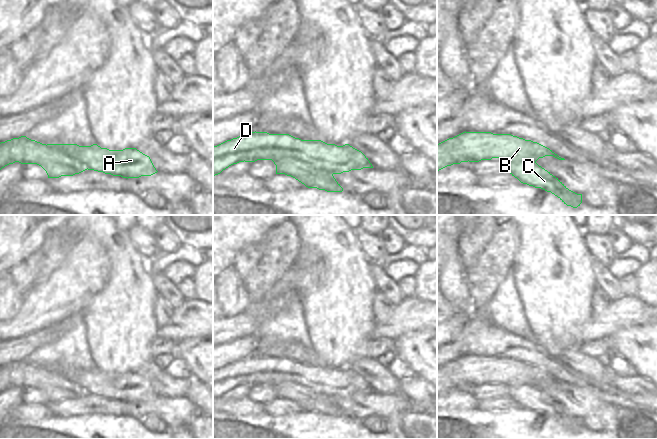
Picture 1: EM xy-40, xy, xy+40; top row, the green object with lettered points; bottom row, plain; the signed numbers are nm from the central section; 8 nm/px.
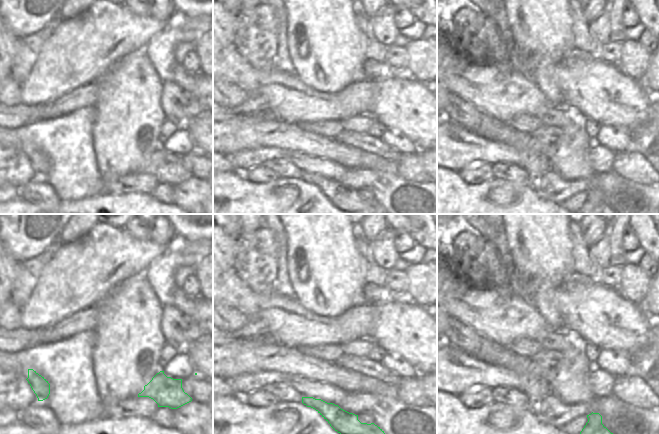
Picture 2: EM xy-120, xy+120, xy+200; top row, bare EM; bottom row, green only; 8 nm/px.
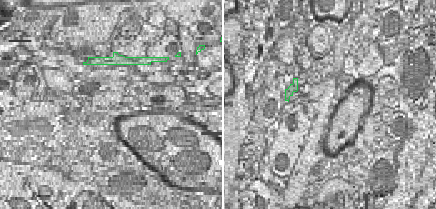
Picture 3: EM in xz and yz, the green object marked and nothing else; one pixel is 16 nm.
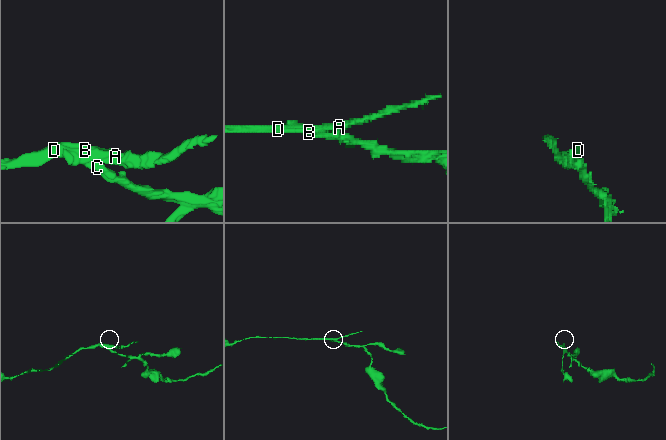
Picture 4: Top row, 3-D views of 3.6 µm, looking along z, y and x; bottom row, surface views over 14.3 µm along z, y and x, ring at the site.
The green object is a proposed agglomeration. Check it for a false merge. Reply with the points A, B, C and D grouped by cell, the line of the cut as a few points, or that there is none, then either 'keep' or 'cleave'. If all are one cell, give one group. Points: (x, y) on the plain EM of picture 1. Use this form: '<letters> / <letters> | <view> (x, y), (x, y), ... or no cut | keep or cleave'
A B D / C | xy (272, 384), (302, 383), (332, 399) | cleave

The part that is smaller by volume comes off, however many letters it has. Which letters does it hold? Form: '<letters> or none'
A, B, D

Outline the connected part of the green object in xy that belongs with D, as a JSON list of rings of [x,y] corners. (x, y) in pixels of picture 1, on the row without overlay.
[[[255,355],[213,370],[213,400],[263,373],[270,377],[268,384],[295,382],[332,399],[373,392],[368,382],[349,368],[337,370],[321,364],[301,364],[289,358]]]

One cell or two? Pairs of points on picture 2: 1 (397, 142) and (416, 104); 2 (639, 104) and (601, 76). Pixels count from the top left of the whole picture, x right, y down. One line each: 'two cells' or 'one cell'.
1: two cells
2: one cell

